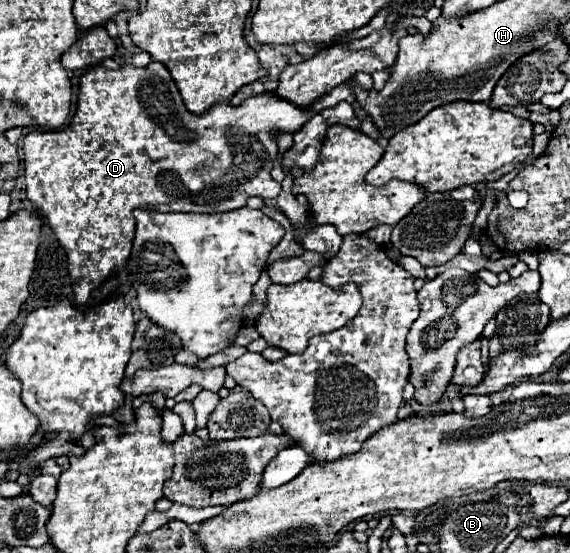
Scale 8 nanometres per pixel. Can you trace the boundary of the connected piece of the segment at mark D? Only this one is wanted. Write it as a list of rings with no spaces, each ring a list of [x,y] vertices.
[[[152,62],[146,68],[122,66],[118,70],[106,70],[104,66],[98,66],[88,70],[80,78],[78,110],[70,126],[56,132],[32,130],[24,136],[26,194],[34,204],[34,210],[40,212],[60,246],[66,250],[76,302],[86,304],[90,294],[100,288],[110,274],[124,268],[132,250],[136,225],[133,212],[136,208],[212,214],[242,208],[248,196],[278,196],[280,184],[270,176],[278,158],[278,138],[282,134],[300,132],[314,114],[328,106],[336,106],[340,100],[356,102],[356,86],[372,90],[370,74],[356,72],[308,108],[294,106],[272,92],[264,92],[250,96],[250,100],[244,100],[236,108],[222,102],[212,106],[206,114],[196,116],[186,110],[176,82],[160,62]]]

